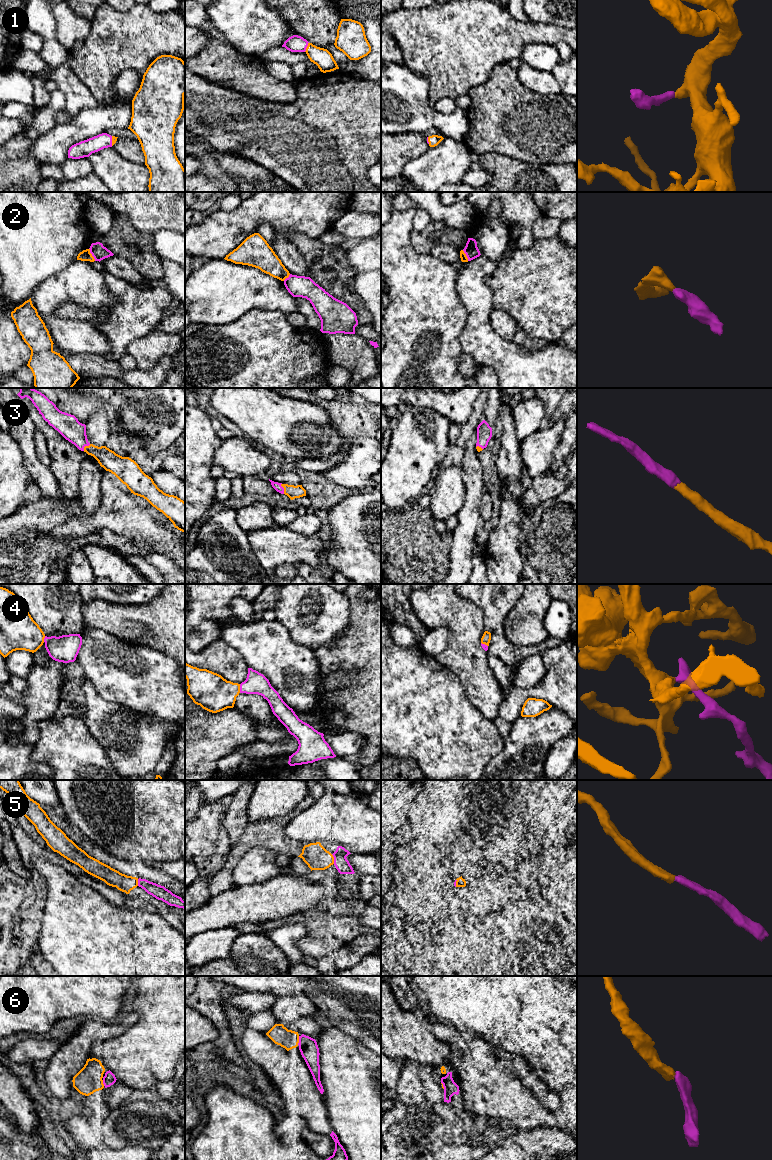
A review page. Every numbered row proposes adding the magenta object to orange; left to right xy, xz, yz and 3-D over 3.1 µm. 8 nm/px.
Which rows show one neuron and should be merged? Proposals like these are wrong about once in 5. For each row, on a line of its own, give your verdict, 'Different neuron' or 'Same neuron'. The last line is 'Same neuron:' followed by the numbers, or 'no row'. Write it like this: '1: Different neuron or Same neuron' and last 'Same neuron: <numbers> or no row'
1: Same neuron
2: Different neuron
3: Same neuron
4: Same neuron
5: Same neuron
6: Same neuron
Same neuron: 1, 3, 4, 5, 6

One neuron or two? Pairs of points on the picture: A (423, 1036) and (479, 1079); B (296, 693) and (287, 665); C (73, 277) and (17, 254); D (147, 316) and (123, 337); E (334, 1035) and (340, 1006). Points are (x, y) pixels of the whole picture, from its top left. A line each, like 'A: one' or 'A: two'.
A: two
B: one
C: two
D: one
E: two

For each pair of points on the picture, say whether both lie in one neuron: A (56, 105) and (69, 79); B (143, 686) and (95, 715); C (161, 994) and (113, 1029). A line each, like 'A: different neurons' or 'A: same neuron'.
A: different neurons
B: different neurons
C: different neurons

